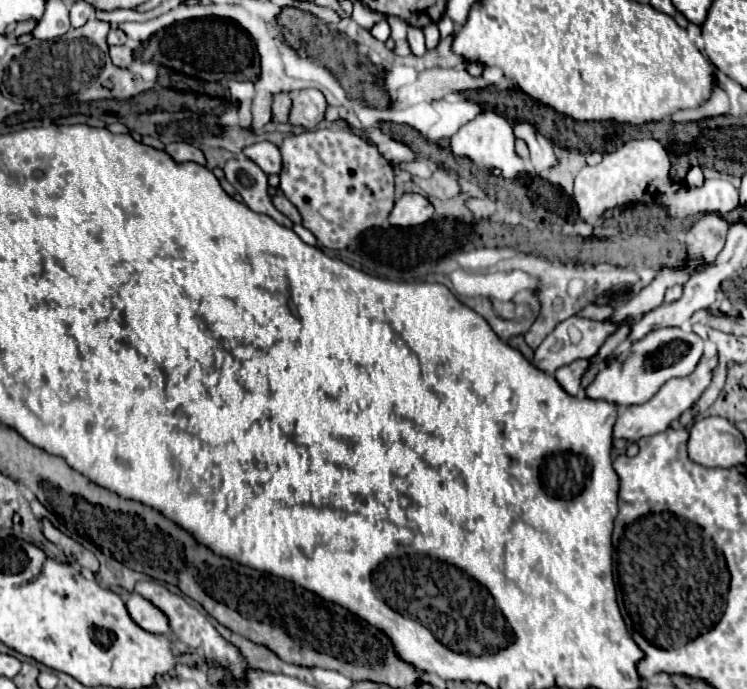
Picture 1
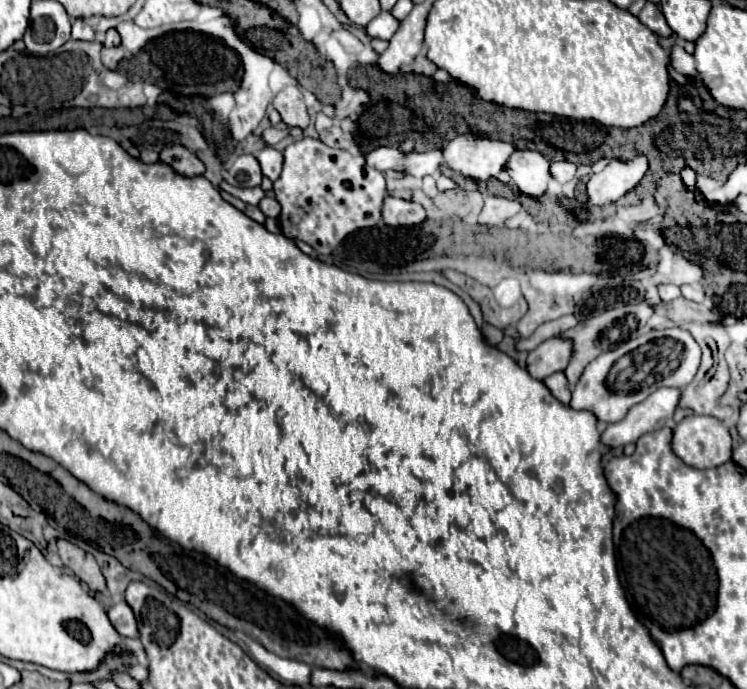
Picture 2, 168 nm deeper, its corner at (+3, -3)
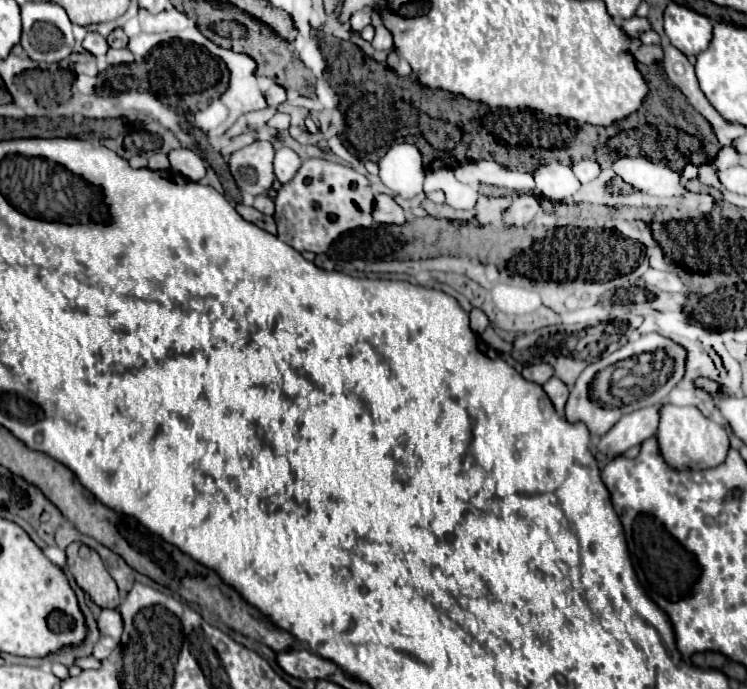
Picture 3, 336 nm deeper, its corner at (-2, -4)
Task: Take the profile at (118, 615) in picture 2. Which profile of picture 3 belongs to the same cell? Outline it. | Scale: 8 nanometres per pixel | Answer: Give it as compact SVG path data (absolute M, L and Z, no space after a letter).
M102 610L102 614L98 616L98 626L102 634L110 638L120 638L122 636L122 614L118 610Z

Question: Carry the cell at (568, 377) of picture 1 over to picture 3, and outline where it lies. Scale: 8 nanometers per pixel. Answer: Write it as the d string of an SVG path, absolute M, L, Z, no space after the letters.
M552 376L542 388L544 388L544 392L548 394L548 398L552 400L556 412L558 412L560 416L564 416L564 406L566 406L566 400L568 400L568 386L566 386L560 378Z

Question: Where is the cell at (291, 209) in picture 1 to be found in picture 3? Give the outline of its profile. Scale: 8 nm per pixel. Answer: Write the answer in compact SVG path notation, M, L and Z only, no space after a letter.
M256 196L254 198L254 208L260 210L262 214L274 214L274 202L268 196Z

